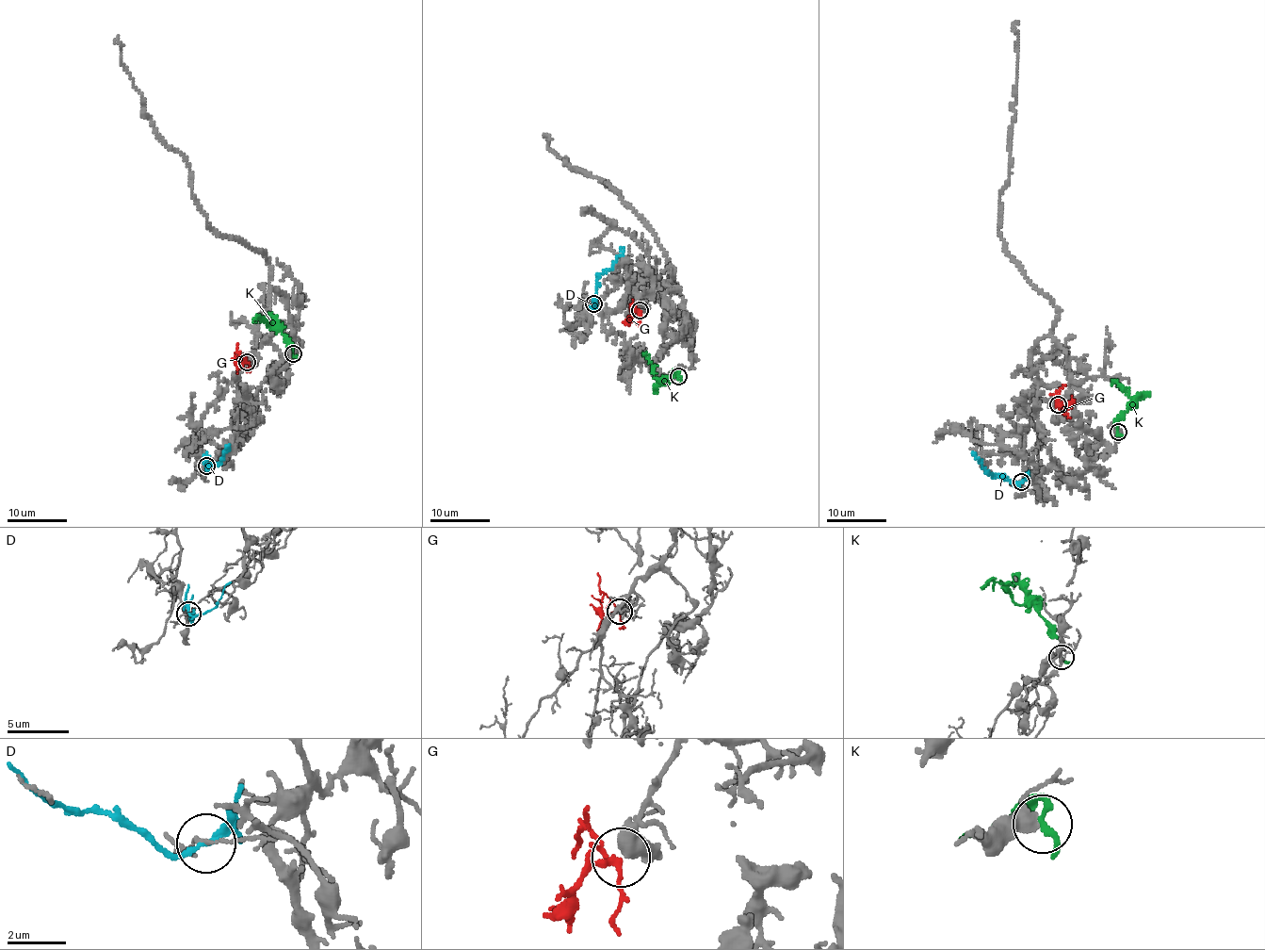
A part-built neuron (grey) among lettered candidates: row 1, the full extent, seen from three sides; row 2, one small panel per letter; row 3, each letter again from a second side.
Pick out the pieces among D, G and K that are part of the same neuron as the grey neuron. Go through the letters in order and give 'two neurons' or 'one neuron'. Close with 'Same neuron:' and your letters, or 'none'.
D: two neurons
G: one neuron
K: two neurons
Same neuron: G

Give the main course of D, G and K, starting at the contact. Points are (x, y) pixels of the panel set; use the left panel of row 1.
D: (206, 465), (207, 470), (207, 466), (220, 461), (228, 448), (226, 445)
G: (248, 362), (240, 366), (234, 353)
K: (292, 353), (291, 344), (283, 334), (271, 327), (264, 319), (252, 320)

